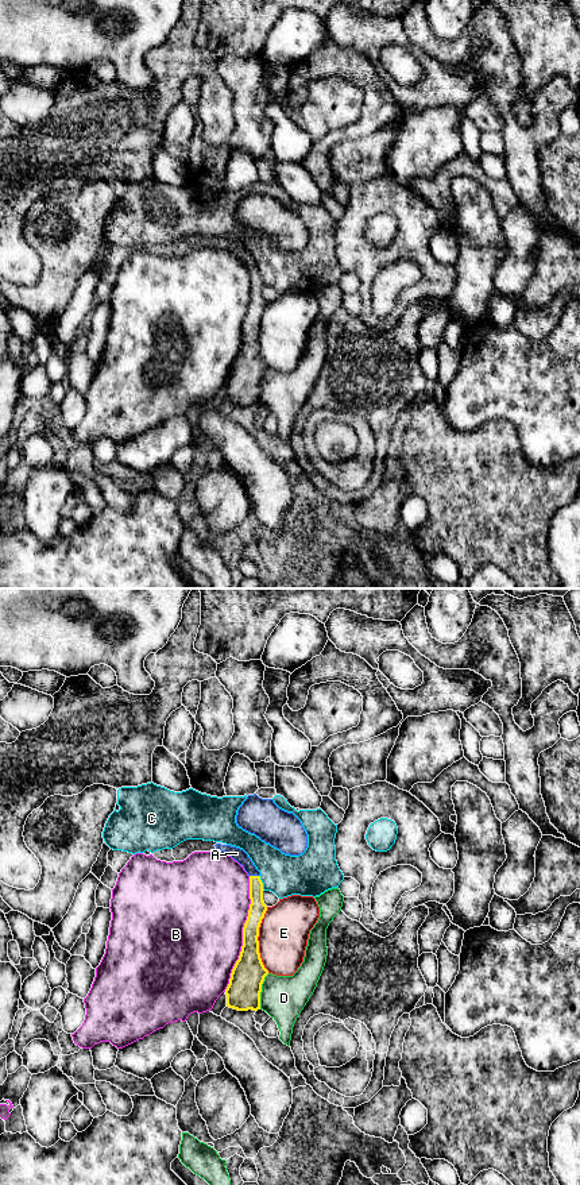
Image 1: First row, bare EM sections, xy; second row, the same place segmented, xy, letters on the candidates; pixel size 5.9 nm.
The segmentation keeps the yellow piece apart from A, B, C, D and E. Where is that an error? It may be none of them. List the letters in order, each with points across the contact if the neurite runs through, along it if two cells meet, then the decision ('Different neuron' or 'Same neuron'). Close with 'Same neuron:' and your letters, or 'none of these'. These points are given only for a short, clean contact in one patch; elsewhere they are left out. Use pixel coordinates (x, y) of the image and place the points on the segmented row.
A: Path across: xy (258, 908), (255, 876), (236, 853). Same neuron
B: Different neuron
C: Different neuron
D: Different neuron
E: Different neuron
Same neuron: A

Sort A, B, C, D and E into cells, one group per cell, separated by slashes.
A / B / C / D / E

